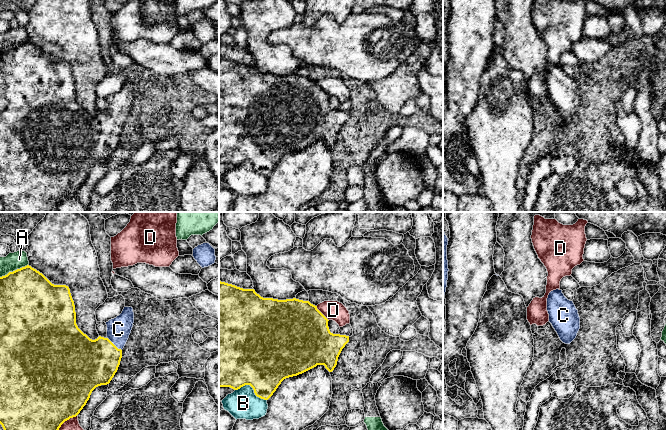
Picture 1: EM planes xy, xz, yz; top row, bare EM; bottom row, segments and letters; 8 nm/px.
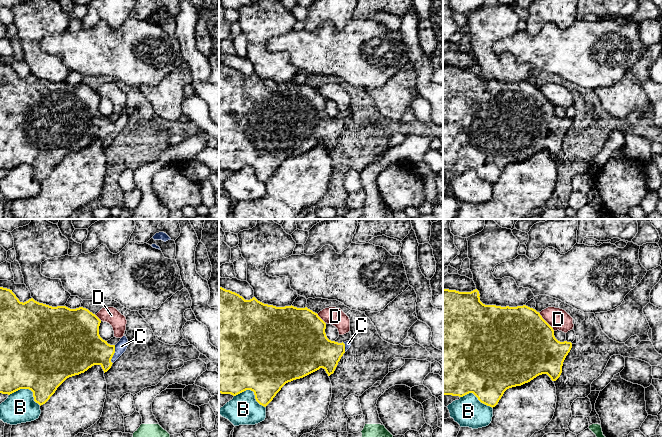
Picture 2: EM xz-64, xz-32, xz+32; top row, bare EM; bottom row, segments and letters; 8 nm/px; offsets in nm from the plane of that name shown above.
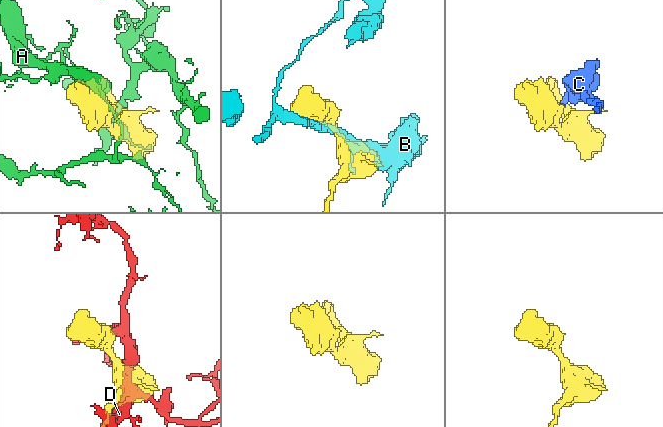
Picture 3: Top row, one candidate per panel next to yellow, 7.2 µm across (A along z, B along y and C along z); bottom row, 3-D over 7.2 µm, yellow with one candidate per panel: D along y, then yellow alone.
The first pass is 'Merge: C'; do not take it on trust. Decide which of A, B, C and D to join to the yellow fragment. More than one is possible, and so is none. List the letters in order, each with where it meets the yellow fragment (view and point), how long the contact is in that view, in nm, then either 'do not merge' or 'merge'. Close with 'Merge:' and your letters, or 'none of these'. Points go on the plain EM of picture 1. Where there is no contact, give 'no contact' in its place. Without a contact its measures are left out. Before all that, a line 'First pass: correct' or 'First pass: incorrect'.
First pass: correct
A: contact xy (15, 46); length 260 nm; do not merge
B: contact xz (252, 163); length 280 nm; do not merge
C: contact xy (113, 120); length 160 nm; merge
D: contact xz (321, 89); length 160 nm; do not merge
Merge: C

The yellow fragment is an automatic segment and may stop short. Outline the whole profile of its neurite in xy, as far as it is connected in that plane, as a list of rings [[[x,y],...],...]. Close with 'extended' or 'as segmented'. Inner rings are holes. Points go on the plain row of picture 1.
[[[29,41],[0,53],[0,200],[4,212],[57,212],[61,201],[80,189],[92,167],[110,159],[133,99],[133,84],[124,83],[119,92],[106,98],[107,113],[92,116],[76,100],[68,62],[52,60]]]; extended

